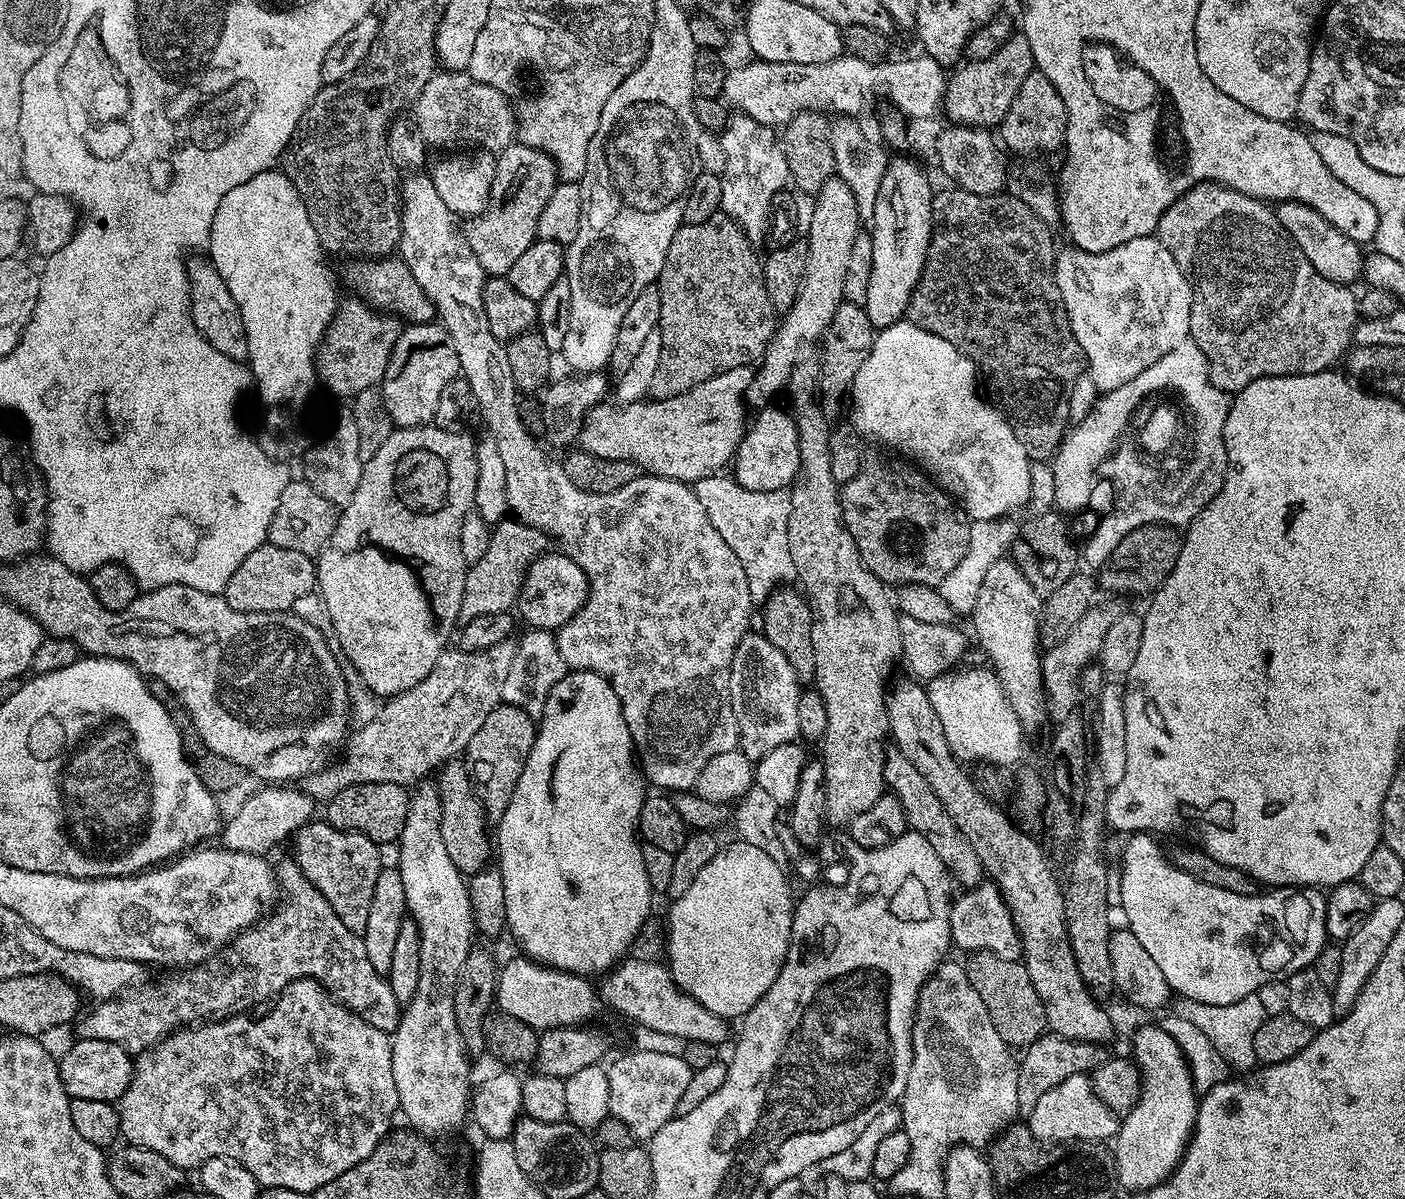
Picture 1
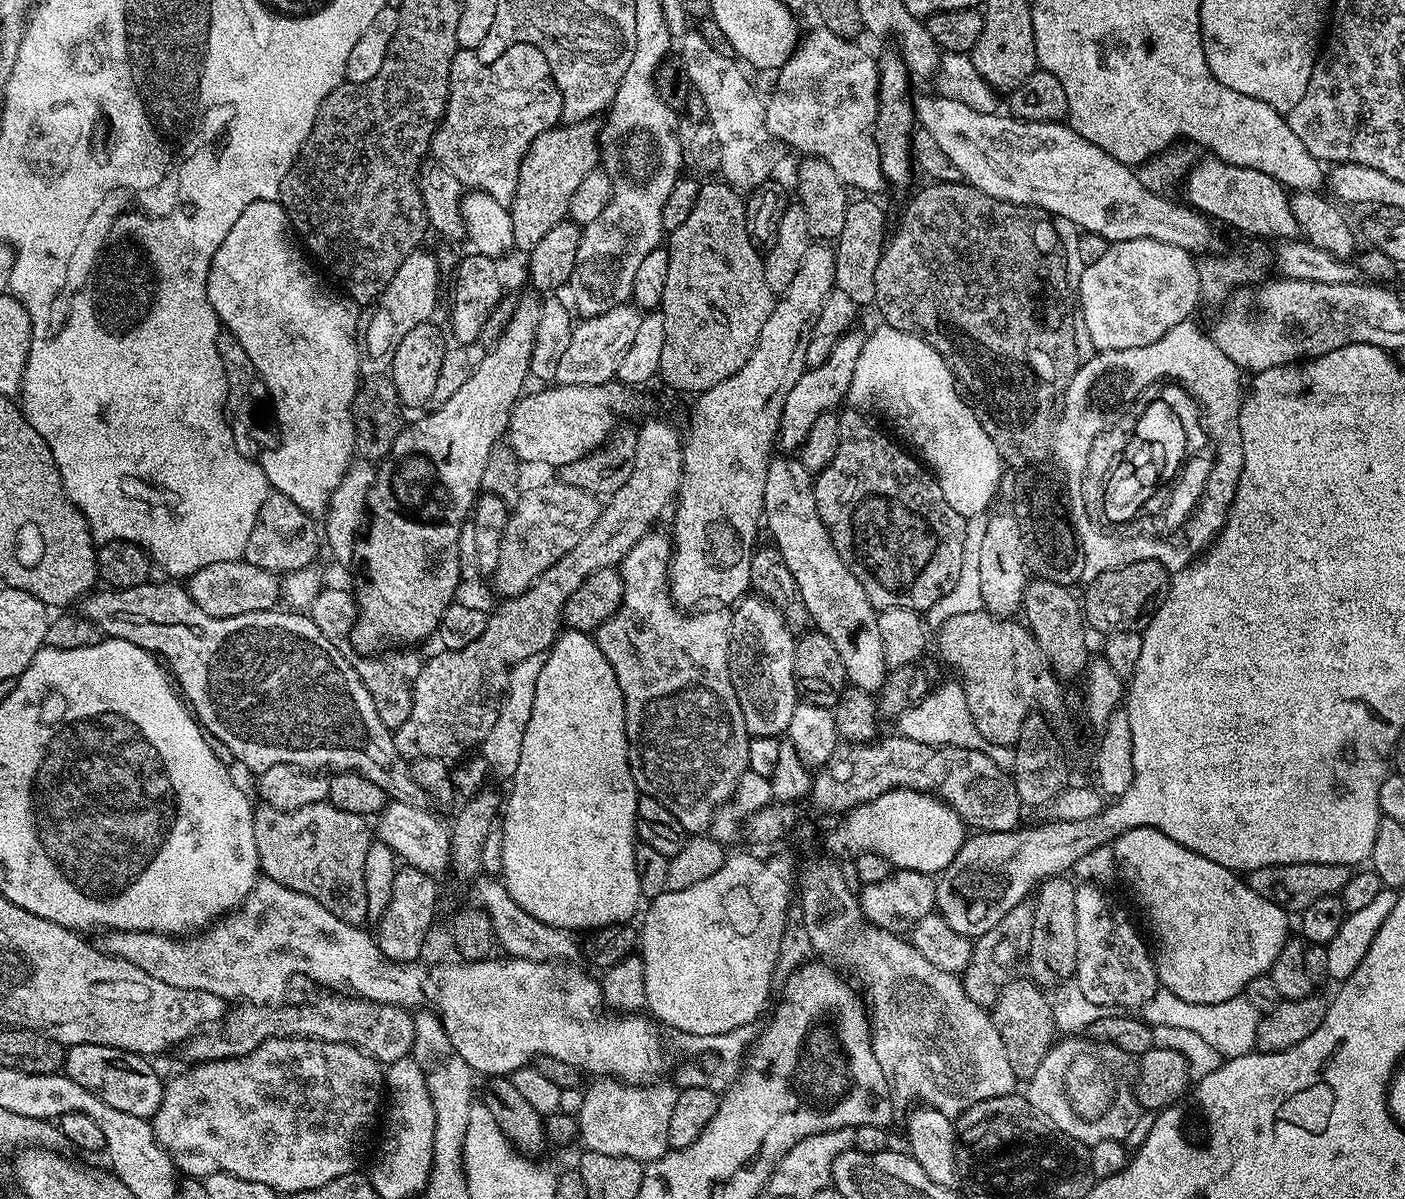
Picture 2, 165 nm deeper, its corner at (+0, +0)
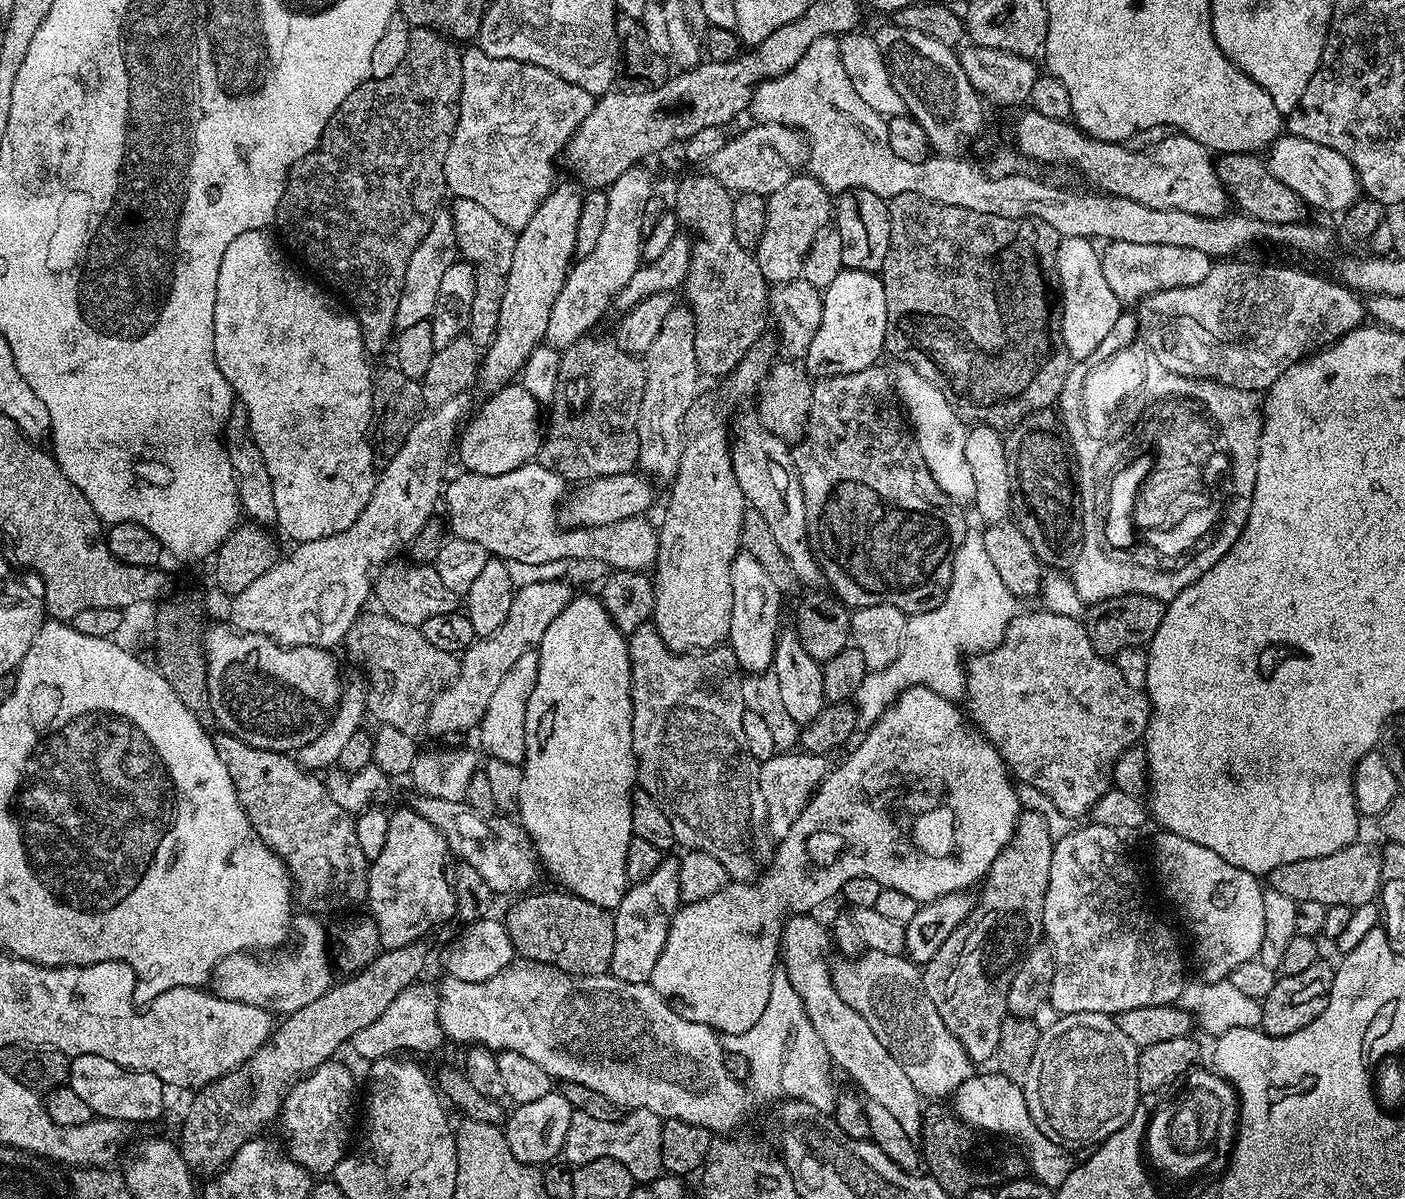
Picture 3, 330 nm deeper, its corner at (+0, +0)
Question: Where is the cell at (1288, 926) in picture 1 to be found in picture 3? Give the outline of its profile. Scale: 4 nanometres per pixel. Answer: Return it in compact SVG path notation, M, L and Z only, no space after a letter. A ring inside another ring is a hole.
M1160 830L1157 833L1152 840L1152 860L1164 883L1165 894L1172 899L1173 906L1188 919L1192 944L1196 947L1196 964L1200 967L1199 975L1210 982L1226 980L1235 968L1242 966L1242 962L1250 962L1260 955L1262 933L1266 931L1262 910L1265 889L1252 873L1238 870L1238 866L1230 866L1230 862L1214 854L1214 850L1206 850L1206 846L1198 846L1198 842L1190 842L1190 838L1182 838L1173 832Z

